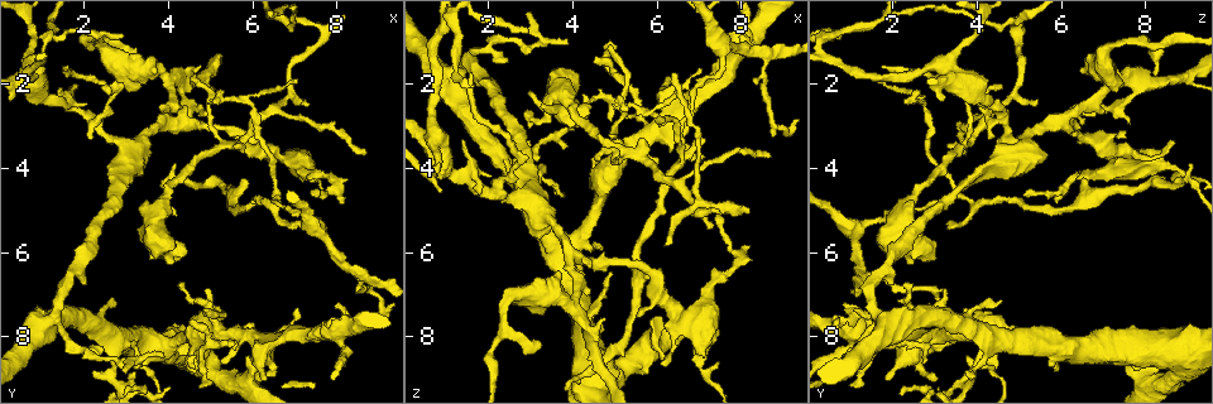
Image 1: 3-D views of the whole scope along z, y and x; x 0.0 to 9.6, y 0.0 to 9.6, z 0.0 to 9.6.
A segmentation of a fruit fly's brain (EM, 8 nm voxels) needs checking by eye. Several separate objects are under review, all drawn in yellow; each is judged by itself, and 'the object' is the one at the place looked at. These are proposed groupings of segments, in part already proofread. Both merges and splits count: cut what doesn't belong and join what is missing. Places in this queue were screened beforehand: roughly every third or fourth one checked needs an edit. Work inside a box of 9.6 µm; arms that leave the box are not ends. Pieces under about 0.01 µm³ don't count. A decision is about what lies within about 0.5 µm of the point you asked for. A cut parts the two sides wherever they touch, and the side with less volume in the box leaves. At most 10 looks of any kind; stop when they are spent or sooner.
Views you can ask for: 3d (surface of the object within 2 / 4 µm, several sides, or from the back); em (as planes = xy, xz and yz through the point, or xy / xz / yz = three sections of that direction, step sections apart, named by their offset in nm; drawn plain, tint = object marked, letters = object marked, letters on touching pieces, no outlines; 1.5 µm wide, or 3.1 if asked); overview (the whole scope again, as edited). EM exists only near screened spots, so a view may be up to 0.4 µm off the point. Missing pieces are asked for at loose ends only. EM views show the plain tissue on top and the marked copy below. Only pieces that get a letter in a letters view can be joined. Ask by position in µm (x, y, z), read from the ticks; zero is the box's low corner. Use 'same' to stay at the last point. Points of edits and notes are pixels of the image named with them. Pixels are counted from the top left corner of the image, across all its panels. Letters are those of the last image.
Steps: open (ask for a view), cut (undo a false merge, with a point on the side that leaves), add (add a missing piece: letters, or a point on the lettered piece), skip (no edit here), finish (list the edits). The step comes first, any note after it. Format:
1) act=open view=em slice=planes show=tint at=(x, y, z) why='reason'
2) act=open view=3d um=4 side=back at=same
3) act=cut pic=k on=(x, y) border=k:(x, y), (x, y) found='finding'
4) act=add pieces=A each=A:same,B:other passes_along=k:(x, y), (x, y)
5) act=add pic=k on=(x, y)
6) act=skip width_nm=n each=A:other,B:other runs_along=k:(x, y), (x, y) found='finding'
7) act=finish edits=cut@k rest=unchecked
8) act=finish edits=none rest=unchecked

act=open view=em um=3.1 slice=xz step=16 show=letters at=(8.75, 3.65, 3.70) why='end of a long branch'

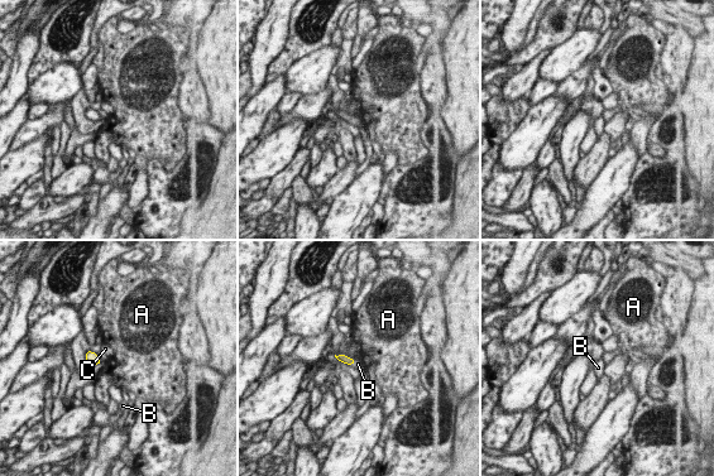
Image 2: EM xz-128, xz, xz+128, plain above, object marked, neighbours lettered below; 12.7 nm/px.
act=add pieces=B width_nm=100 each=A:other,B:same,C:other passes_along=2:(341, 357), (353, 364), (358, 364) found='it goes on there'

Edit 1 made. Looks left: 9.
act=open view=overview

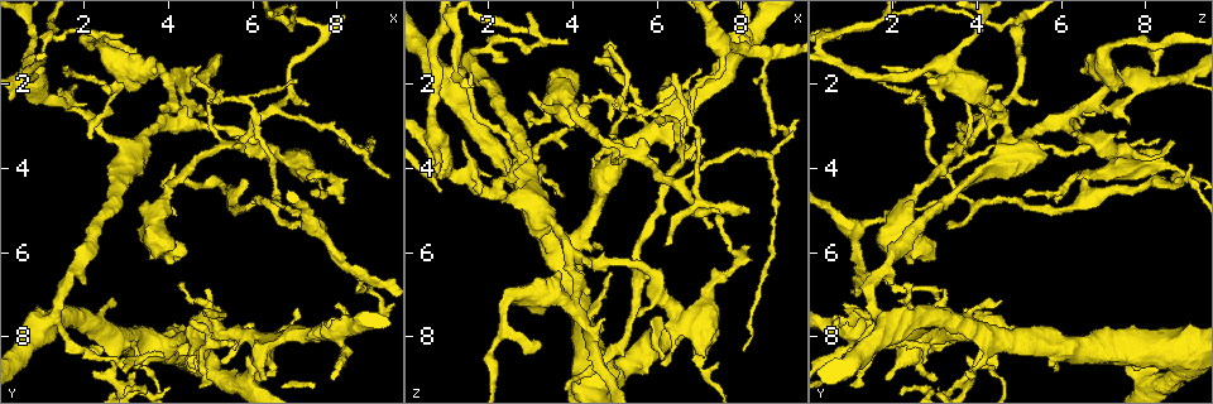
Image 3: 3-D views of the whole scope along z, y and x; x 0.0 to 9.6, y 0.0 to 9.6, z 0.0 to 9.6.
act=open view=em slice=xz step=8 show=letters at=(3.00, 0.85, 0.70)

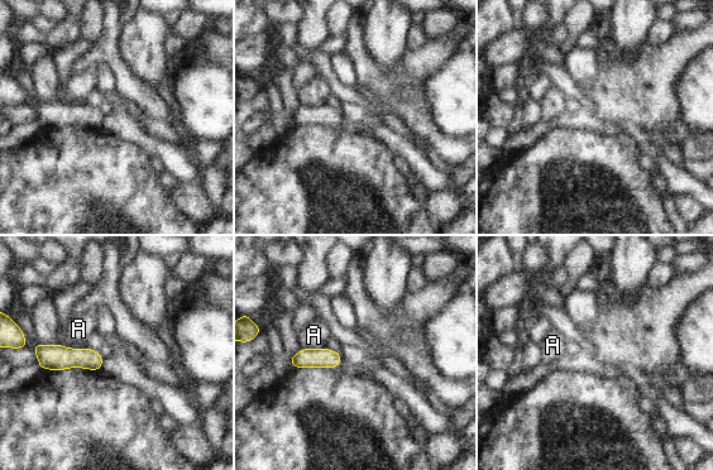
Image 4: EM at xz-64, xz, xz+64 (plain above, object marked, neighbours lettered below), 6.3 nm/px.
act=open view=em slice=xy step=4 show=letters at=same why='another direction'

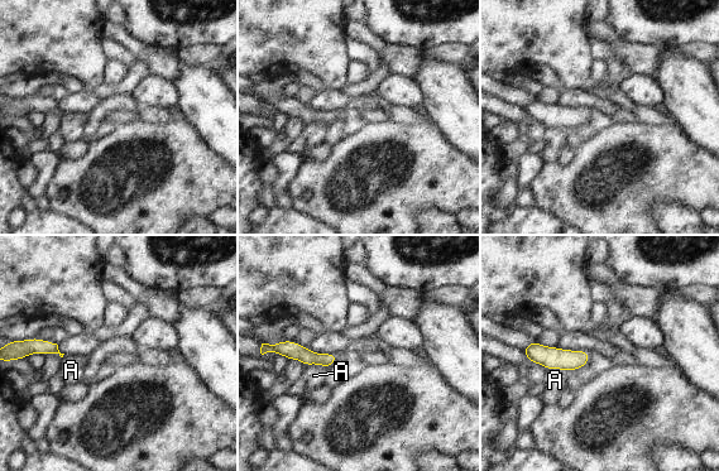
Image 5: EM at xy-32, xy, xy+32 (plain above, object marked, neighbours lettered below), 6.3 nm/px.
act=skip longest_contact=A:150nm each=A:other found='none of them fits'

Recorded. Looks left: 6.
act=open view=em slice=planes show=tint at=(6.00, 4.30, 6.55) why='an open end'

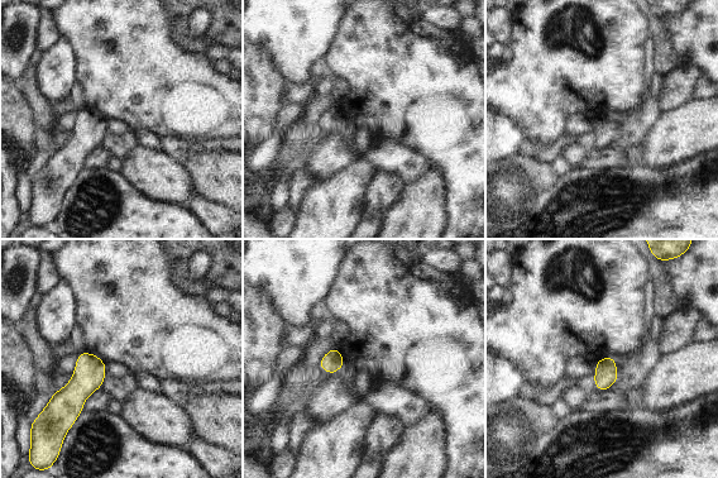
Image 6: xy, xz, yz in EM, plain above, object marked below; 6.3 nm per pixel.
act=open view=em slice=planes show=letters at=same

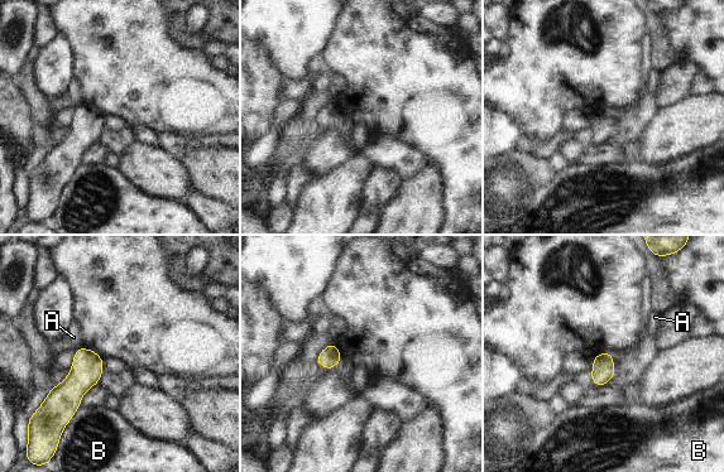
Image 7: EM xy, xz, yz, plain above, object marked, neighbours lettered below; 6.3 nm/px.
act=skip each=A:other,B:other border=7:(80, 347), (75, 351) found='no lettered piece goes on from it'

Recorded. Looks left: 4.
act=open view=em slice=yz step=4 show=tint at=(4.60, 8.80, 5.95) why='branch stops here'

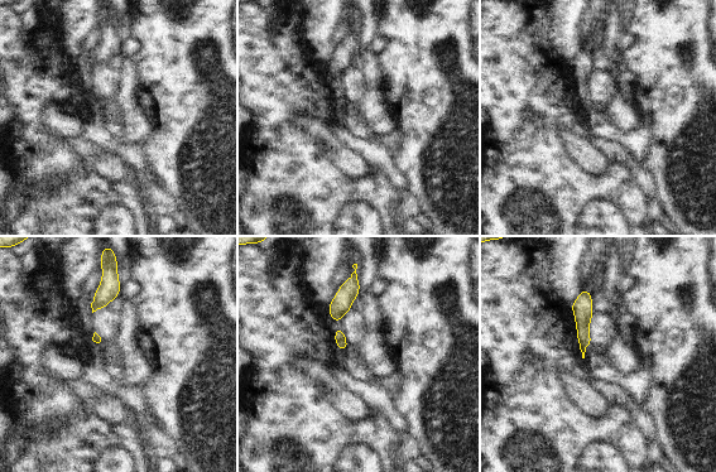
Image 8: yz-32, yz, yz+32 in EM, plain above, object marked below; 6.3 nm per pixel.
act=open view=em slice=planes show=tint at=same why='cut it another way'

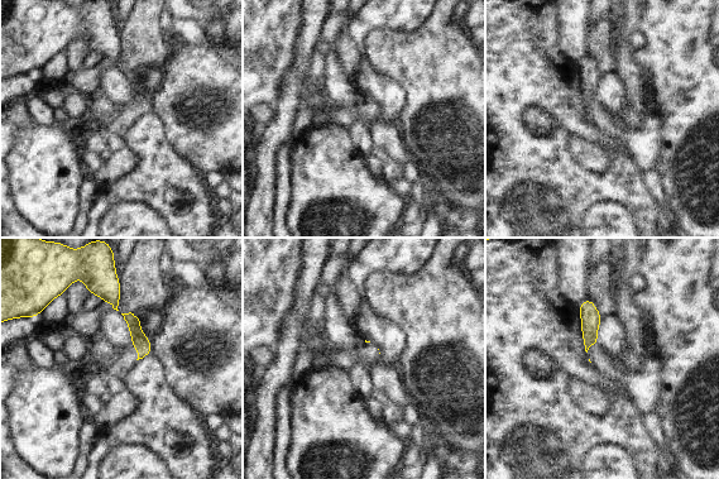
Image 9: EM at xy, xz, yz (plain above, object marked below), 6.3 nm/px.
act=open view=em slice=planes show=letters at=same why='see the neighbours'

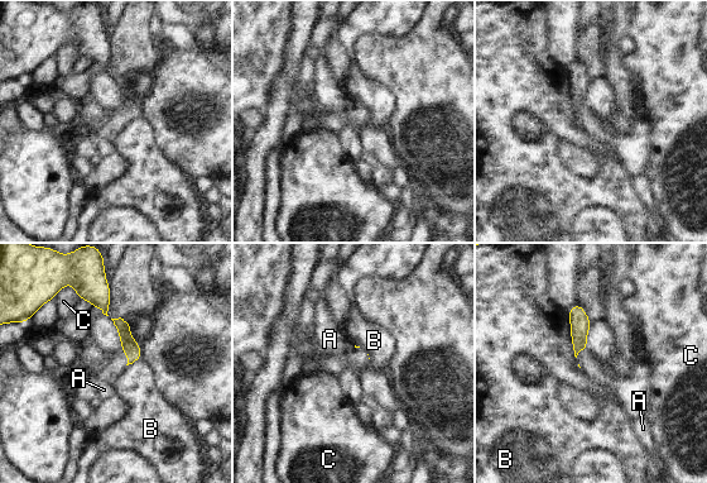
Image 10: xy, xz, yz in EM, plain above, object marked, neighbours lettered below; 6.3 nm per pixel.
act=skip each=A:other,B:other,C:other border=10:(567, 310), (571, 347), (576, 358) found='none of them fits'

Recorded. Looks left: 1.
act=finish edits=add@2 rest=unchecked

